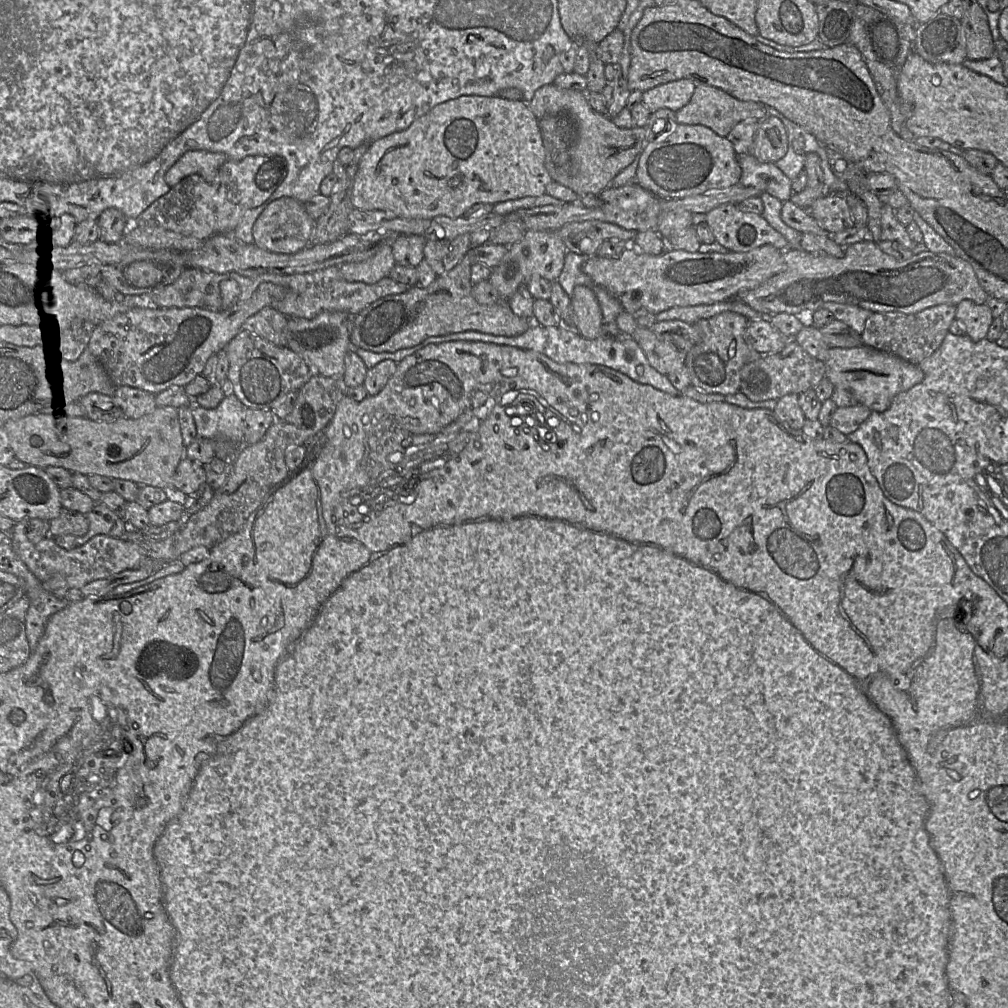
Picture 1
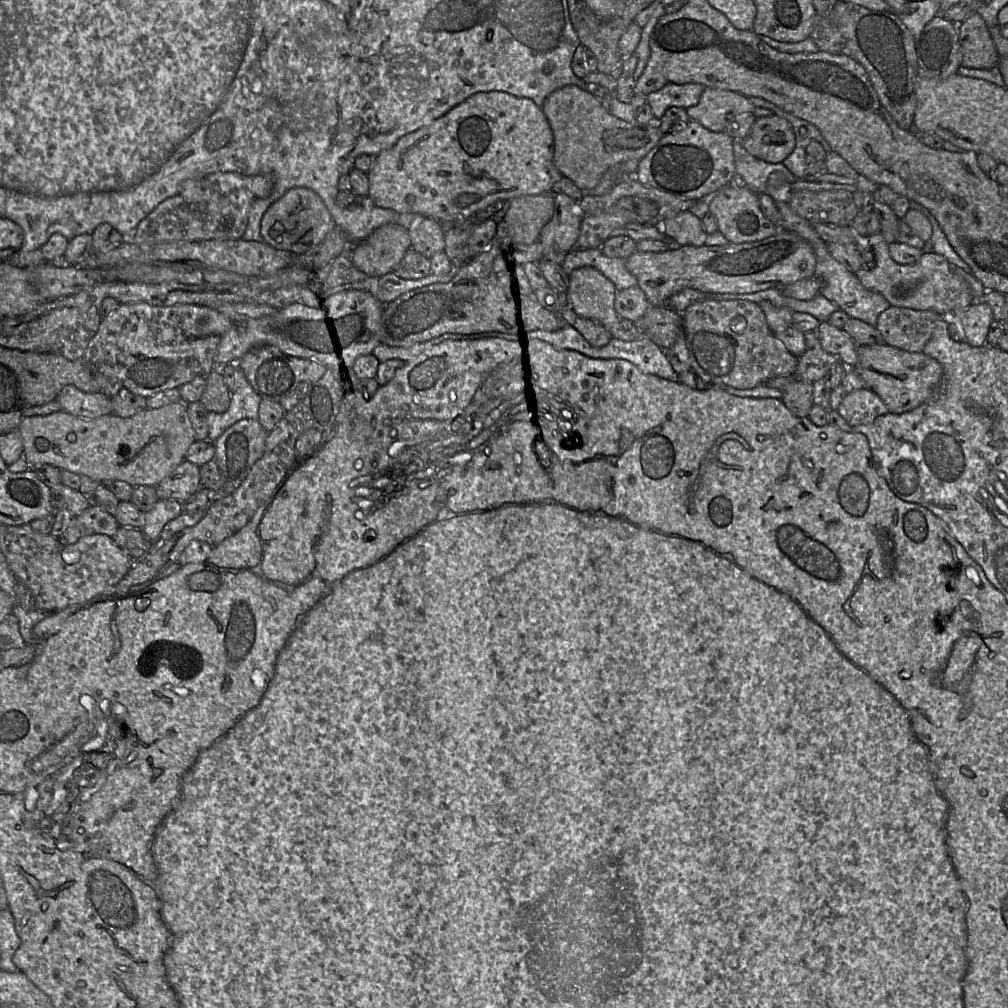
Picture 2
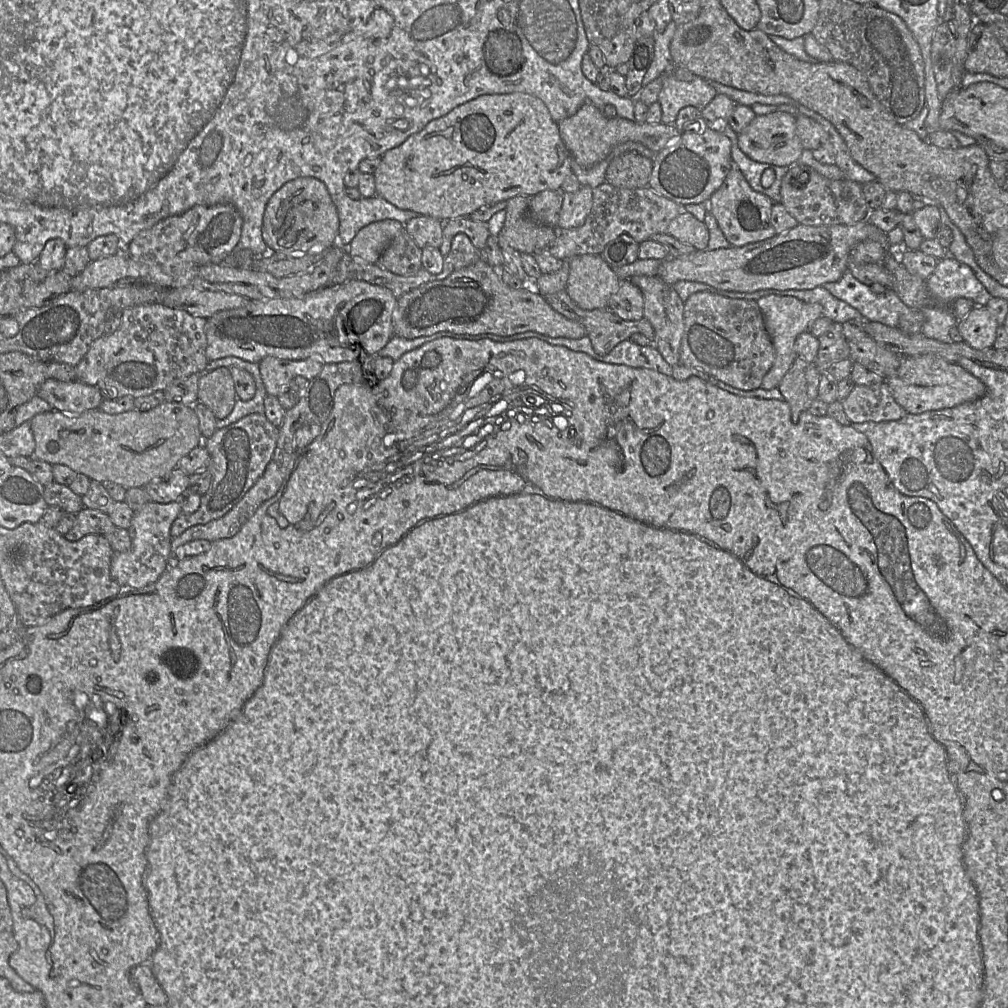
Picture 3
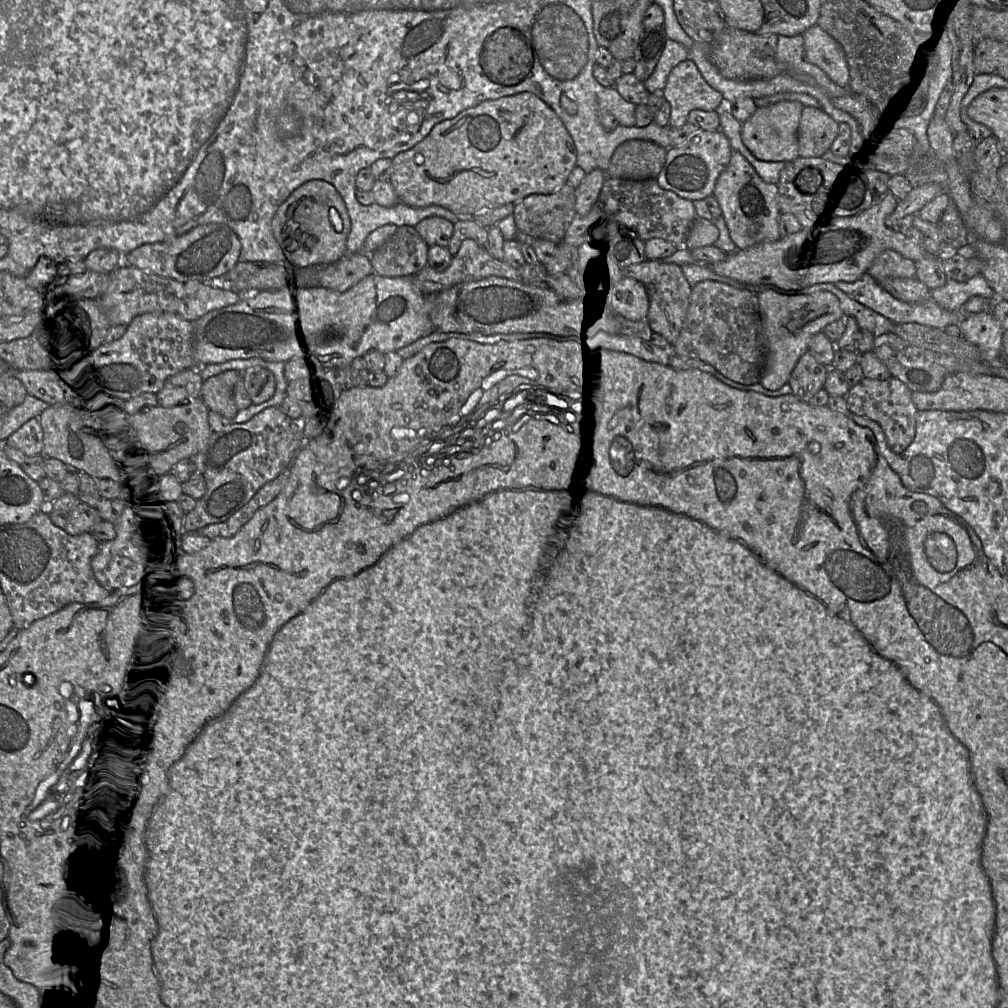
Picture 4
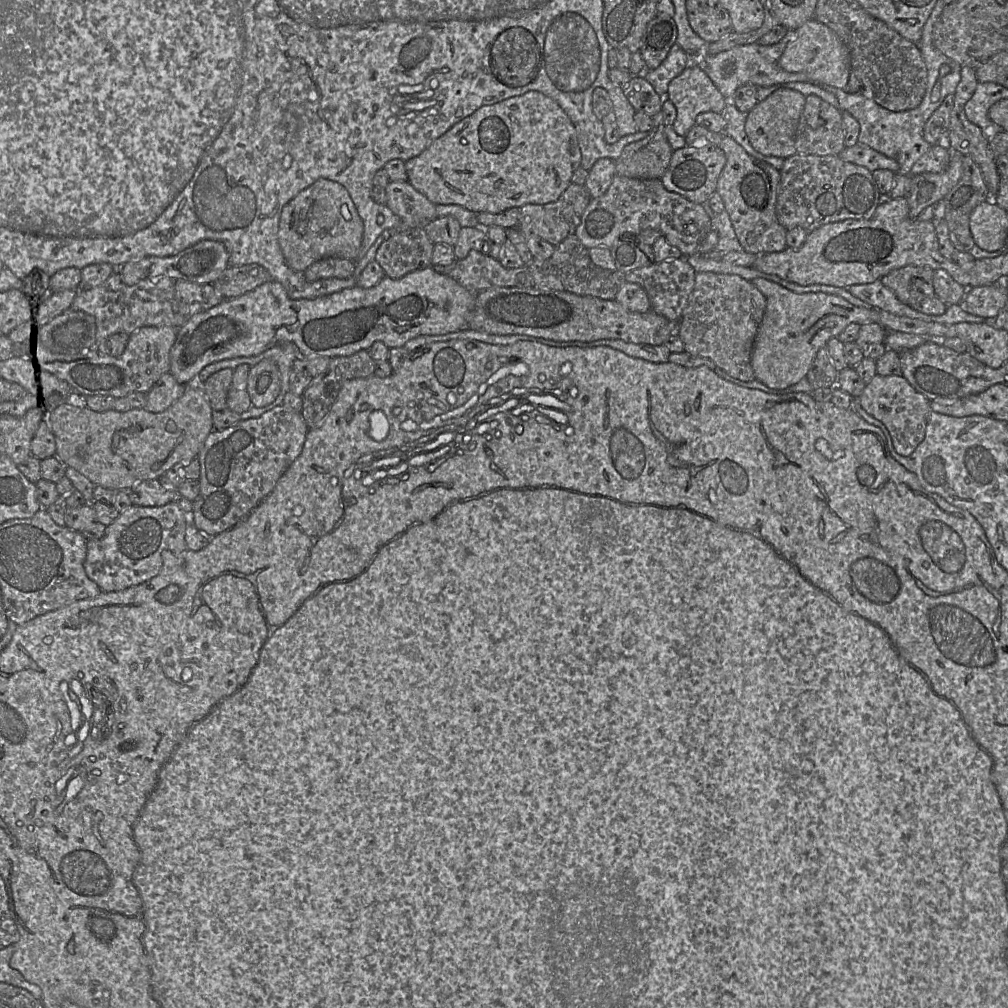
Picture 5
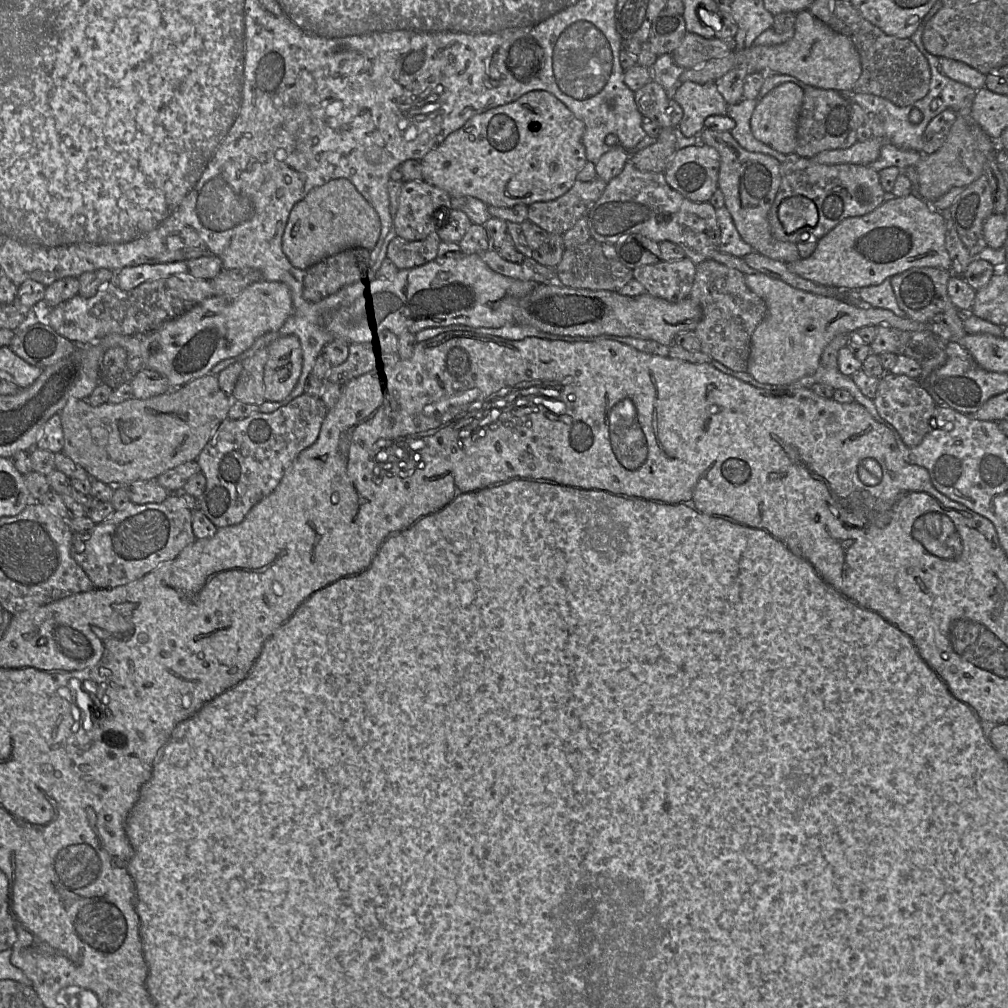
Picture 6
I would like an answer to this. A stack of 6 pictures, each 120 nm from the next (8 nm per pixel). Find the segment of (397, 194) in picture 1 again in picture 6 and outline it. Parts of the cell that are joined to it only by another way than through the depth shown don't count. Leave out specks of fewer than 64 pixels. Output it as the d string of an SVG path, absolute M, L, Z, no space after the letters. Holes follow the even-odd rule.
M531 91L514 102L498 106L470 118L461 128L449 134L436 148L428 152L421 160L422 180L447 192L451 198L472 197L482 201L488 207L511 208L516 205L530 206L537 202L548 202L566 194L577 181L577 174L587 163L582 137L585 125L554 95L547 91Z

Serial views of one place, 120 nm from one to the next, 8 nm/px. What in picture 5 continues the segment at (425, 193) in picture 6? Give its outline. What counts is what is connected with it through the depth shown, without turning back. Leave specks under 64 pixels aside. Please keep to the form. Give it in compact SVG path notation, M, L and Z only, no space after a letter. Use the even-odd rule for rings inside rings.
M390 181L386 186L386 205L400 219L400 228L425 227L437 218L436 205L408 181Z

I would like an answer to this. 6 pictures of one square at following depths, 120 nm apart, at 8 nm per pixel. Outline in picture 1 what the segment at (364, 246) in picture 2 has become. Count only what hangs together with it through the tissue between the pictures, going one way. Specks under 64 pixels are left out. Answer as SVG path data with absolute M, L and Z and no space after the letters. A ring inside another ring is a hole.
M391 241L379 244L370 258L362 262L339 266L340 273L348 282L374 284L390 273L395 266Z

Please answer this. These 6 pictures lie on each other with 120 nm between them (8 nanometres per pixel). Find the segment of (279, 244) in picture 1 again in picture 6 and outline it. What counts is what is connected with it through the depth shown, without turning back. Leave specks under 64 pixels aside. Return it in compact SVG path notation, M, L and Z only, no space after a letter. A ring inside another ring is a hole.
M334 179L312 189L292 208L282 235L282 251L290 264L307 270L343 251L371 253L378 245L381 223L374 208L346 179Z

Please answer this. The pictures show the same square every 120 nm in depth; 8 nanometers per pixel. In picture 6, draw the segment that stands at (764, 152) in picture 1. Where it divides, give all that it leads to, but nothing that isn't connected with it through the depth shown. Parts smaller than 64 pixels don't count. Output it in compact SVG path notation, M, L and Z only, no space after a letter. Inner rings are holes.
M792 83L780 84L758 100L750 118L750 129L753 136L772 149L789 155L795 151L795 133L797 119L803 102L803 89Z

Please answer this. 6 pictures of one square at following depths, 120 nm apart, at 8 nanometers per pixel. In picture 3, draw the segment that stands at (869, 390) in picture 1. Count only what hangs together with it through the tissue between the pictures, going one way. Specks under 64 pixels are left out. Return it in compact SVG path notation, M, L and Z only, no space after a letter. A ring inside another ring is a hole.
M933 355L902 357L895 374L885 379L895 401L910 414L952 408L975 401L986 393L984 383L960 365Z

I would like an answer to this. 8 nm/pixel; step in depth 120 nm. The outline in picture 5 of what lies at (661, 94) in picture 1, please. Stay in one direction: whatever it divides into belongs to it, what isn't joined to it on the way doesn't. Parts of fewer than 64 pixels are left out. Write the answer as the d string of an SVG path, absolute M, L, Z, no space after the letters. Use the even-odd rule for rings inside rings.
M693 62L680 75L671 80L664 99L670 100L676 108L676 118L672 128L682 137L685 137L689 130L696 125L695 120L699 114L705 112L721 114L727 103L730 102L722 96L700 66Z

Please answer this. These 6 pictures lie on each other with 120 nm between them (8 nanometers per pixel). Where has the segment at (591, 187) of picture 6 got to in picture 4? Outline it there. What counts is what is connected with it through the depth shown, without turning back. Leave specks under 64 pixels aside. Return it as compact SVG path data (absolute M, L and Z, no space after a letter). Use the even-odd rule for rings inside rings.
M565 185L550 195L531 195L514 205L512 218L522 237L544 240L559 245L576 216L575 189Z

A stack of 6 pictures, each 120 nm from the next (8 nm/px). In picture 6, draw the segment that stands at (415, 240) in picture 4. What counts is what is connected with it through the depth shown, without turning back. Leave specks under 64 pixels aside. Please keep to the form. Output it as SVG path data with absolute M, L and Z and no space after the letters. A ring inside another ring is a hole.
M436 234L418 241L395 237L386 248L386 258L399 270L419 267L436 260L440 242Z

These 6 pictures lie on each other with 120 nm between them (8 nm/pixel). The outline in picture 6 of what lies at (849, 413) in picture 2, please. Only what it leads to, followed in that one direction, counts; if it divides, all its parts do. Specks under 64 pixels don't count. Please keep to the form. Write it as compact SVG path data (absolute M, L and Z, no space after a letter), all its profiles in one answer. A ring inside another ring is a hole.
M886 372L880 377L873 402L879 415L893 425L908 447L919 445L929 432L930 420L937 405L929 391L918 379L890 372Z

